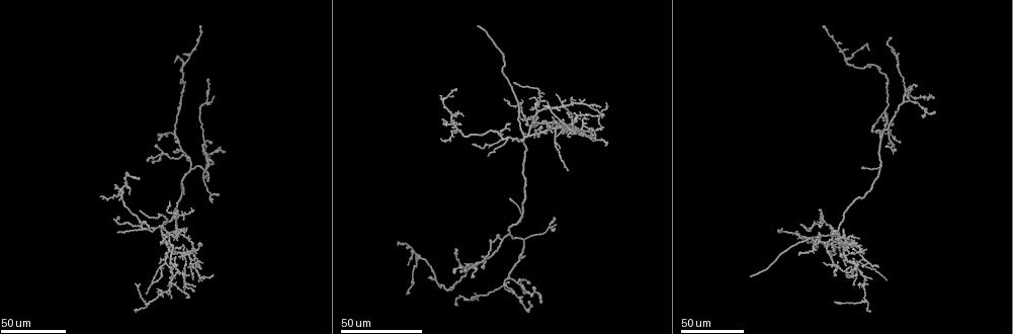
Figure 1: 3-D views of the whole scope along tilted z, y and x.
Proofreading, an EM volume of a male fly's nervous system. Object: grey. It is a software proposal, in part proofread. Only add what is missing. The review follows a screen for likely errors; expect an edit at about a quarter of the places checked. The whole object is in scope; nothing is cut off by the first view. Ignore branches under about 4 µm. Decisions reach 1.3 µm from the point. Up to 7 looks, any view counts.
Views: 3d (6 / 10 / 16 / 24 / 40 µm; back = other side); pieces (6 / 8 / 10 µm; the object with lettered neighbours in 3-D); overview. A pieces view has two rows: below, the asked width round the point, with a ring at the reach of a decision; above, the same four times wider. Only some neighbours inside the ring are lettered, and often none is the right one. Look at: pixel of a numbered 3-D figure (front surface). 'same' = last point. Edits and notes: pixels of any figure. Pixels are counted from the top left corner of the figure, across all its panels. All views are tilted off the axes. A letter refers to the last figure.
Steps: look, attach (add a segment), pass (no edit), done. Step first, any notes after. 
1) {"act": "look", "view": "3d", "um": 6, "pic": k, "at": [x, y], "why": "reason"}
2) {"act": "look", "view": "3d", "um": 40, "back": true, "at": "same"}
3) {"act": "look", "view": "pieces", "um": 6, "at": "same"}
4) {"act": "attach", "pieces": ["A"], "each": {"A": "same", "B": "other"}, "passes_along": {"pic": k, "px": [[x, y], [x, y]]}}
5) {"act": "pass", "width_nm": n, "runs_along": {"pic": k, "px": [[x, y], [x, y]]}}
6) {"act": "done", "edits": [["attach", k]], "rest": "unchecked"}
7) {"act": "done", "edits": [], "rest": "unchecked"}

{"act": "look", "view": "3d", "um": 24, "pic": 1, "at": [200, 27]}

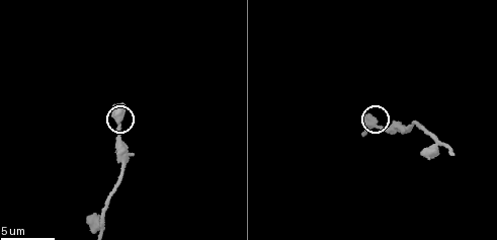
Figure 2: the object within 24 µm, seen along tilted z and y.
{"act": "look", "view": "pieces", "um": 6, "pic": 2, "at": [364, 132]}

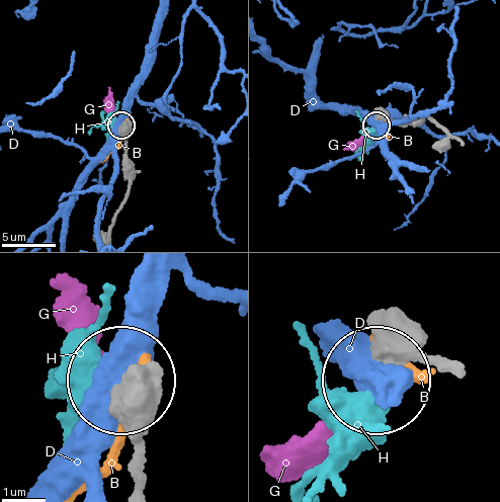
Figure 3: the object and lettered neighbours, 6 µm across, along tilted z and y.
{"act": "attach", "pieces": ["G"], "width_nm": 280, "each": {"B": "other", "D": "other", "G": "same", "H": "other"}, "found": "it goes on there"}

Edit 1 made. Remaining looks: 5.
{"act": "look", "view": "3d", "um": 40, "pic": 1, "at": [927, 99], "why": "branch stops here"}

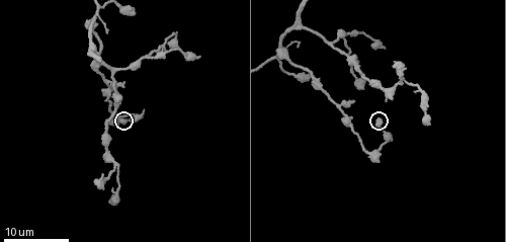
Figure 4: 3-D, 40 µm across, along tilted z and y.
{"act": "look", "view": "pieces", "um": 10, "pic": 4, "at": [124, 119]}

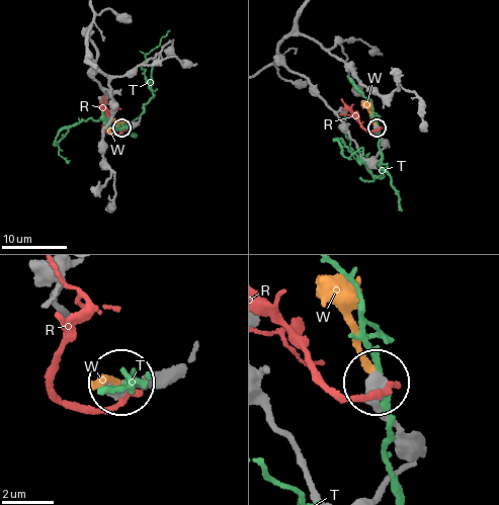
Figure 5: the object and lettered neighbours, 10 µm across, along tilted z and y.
{"act": "pass", "width_nm": 490, "each": {"R": "other", "T": "other", "W": "other"}, "found": "no lettered segment goes on from it"}

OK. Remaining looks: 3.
{"act": "look", "view": "3d", "um": 24, "pic": 1, "at": [603, 127], "why": "thin end"}

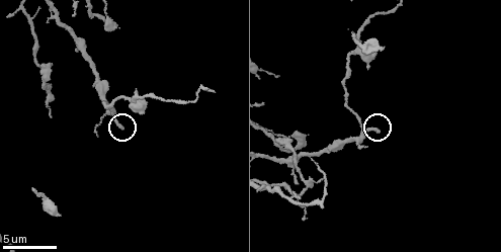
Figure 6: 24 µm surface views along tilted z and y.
{"act": "look", "view": "3d", "um": 10, "pic": 6, "at": [122, 129], "why": "zoom in"}

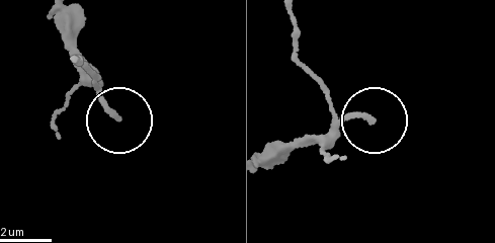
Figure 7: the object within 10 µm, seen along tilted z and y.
{"act": "look", "view": "pieces", "um": 8, "pic": 7, "at": [119, 117], "why": "what lies round it"}

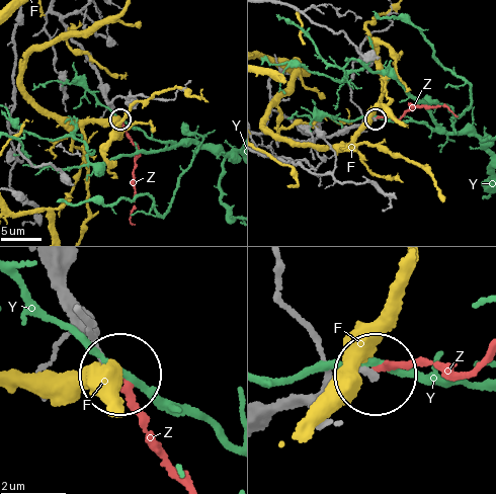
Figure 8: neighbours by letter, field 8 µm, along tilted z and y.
{"act": "pass", "each": {"F": "other", "Y": "other", "Z": "other"}, "found": "none of them fits"}

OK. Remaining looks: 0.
{"act": "done", "edits": [["attach", 3]], "rest": "unchecked"}

